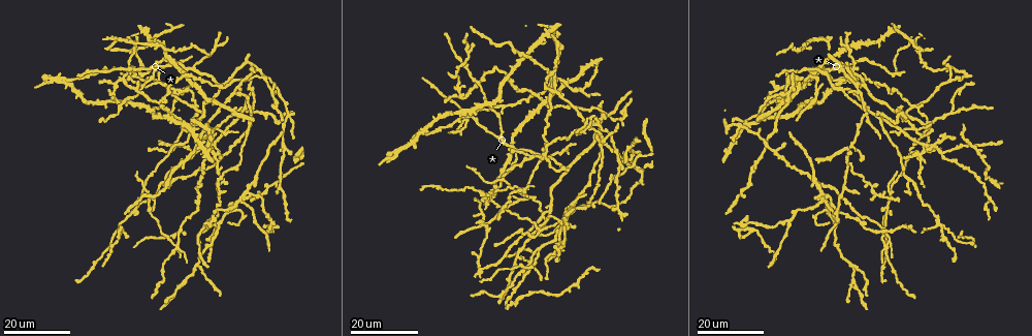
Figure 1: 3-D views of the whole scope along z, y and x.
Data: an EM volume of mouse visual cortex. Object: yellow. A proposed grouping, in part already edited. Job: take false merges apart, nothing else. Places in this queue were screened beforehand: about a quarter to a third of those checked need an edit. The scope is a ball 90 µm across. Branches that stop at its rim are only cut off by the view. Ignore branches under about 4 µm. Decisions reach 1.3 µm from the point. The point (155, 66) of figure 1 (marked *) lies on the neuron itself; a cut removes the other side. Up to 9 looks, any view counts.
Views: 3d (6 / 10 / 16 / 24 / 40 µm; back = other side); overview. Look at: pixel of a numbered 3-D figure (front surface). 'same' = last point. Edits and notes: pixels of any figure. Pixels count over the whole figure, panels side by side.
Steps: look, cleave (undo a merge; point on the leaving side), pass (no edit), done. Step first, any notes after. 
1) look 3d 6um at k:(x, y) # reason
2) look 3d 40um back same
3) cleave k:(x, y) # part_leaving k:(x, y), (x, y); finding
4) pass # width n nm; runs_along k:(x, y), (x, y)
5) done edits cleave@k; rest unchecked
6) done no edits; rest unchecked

look 3d 24um at 1:(595, 124) # four-way junction

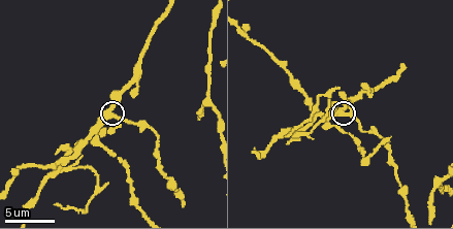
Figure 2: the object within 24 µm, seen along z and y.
look 3d 6um at 2:(111, 115)

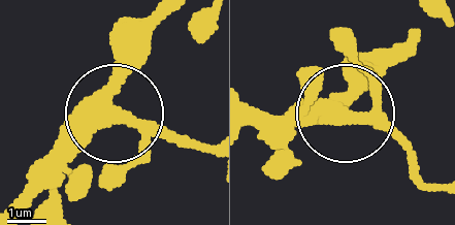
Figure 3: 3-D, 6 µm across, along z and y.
pass # side_arm 44 um; arms 4; one neuron here

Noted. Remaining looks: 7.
look 3d 24um at 1:(556, 92) # a fork

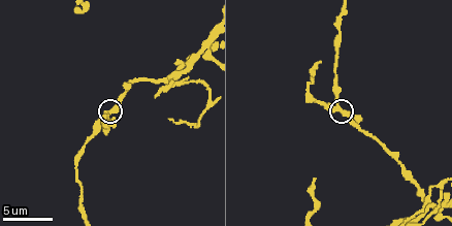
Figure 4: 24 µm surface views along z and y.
look 3d 6um at 4:(336, 103)

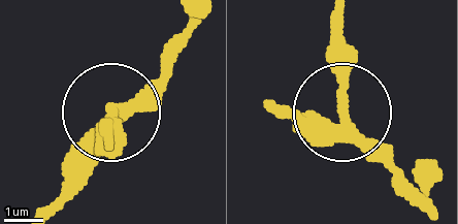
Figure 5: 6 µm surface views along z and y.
look 3d 6um back at 5:(342, 115) # from behind

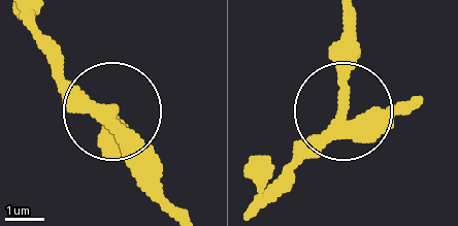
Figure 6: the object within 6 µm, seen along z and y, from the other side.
pass # runs_along 6:(256, 204), (337, 112), (387, 119); all the same neuron

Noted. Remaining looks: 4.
look 3d 10um at 4:(167, 87)

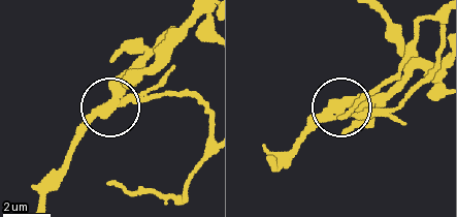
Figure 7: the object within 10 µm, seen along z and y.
cleave 7:(130, 97) # width 340 nm; part_leaving 7:(101, 112), (158, 95), (188, 95), (207, 110); a second neuron is stuck on

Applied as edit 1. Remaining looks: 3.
look 3d 24um at 1:(505, 255) # side arm on a straight run

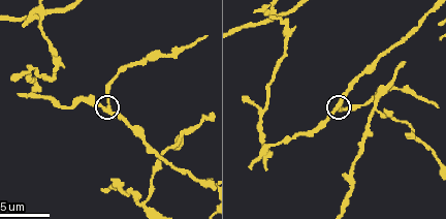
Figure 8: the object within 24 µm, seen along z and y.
look 3d 10um at 8:(339, 105)

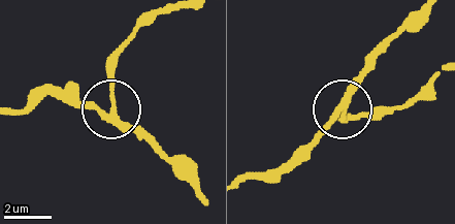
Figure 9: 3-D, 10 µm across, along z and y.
pass # runs_along 9:(200, 189), (116, 112), (116, 49); continuous, no second neuron

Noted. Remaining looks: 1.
look 3d 10um at 8:(277, 14) # looks like a crossing

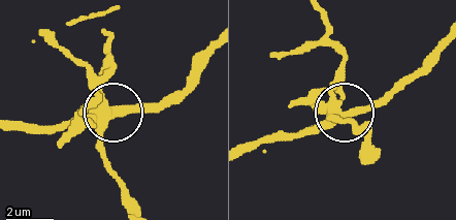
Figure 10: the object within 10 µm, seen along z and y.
cleave 10:(71, 135) # arms 4; part_leaving 10:(102, 124), (102, 158), (122, 206); a second neuron is stuck on

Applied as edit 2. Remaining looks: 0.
done edits cleave@7, cleave@10; rest unchecked

